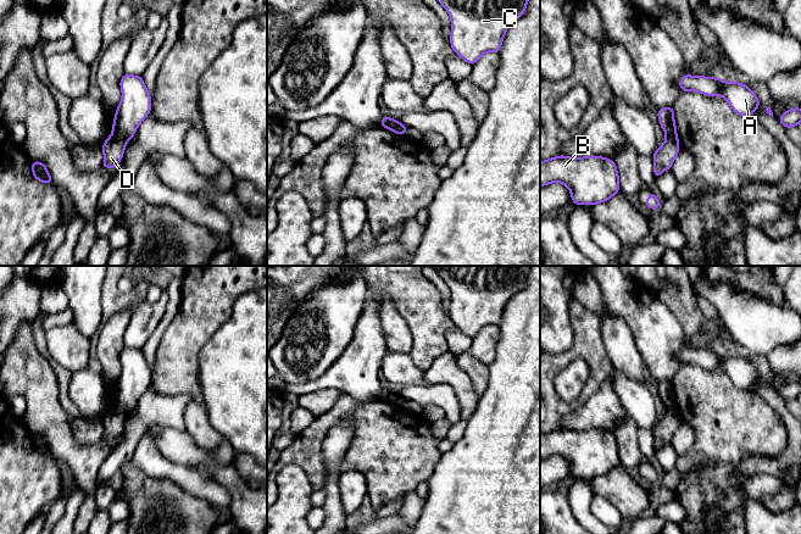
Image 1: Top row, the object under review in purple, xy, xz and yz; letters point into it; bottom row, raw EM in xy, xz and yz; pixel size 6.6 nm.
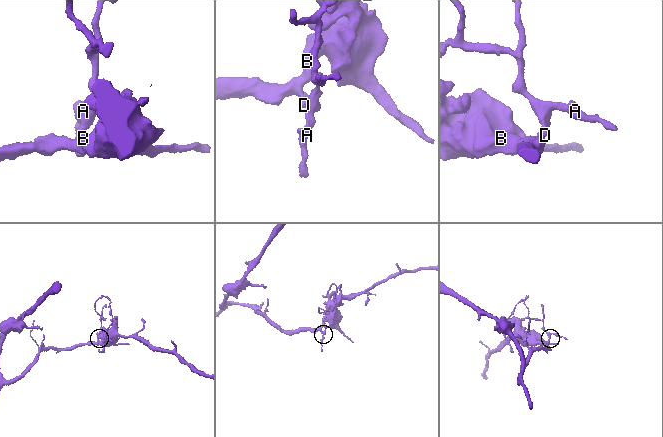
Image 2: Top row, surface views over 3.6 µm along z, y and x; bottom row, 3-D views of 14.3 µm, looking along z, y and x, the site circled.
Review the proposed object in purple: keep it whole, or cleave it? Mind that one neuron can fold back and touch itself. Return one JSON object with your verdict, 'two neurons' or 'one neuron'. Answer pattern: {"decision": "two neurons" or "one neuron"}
{"decision": "two neurons"}

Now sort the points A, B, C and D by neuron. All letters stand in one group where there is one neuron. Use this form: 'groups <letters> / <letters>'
groups A / B C D

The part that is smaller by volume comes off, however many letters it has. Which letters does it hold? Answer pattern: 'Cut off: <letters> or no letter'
Cut off: A

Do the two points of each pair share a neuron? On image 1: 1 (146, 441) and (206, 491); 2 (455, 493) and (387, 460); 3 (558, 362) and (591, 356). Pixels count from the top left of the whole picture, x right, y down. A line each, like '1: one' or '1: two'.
1: one
2: two
3: one

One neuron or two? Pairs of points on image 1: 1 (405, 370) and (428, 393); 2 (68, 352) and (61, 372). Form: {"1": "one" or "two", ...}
{"1": "two", "2": "two"}

